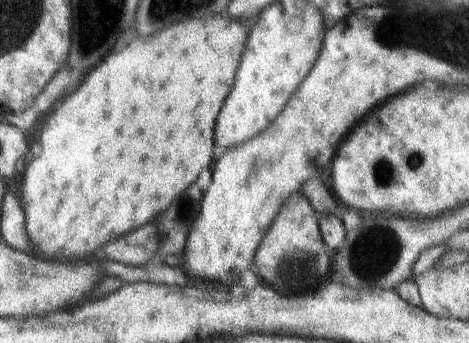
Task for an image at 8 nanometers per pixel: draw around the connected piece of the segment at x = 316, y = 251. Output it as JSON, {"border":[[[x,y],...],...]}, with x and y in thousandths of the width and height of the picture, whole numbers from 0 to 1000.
{"border":[[[635,563],[614,571],[606,601],[580,641],[571,676],[546,723],[539,764],[552,781],[550,813],[606,863],[657,857],[672,851],[695,816],[704,781],[704,752],[689,706],[676,641],[657,577]]]}

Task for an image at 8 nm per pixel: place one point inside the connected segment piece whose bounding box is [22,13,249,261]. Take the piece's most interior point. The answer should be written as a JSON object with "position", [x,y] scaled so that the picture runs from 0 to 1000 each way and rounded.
{"position":[164,574]}

